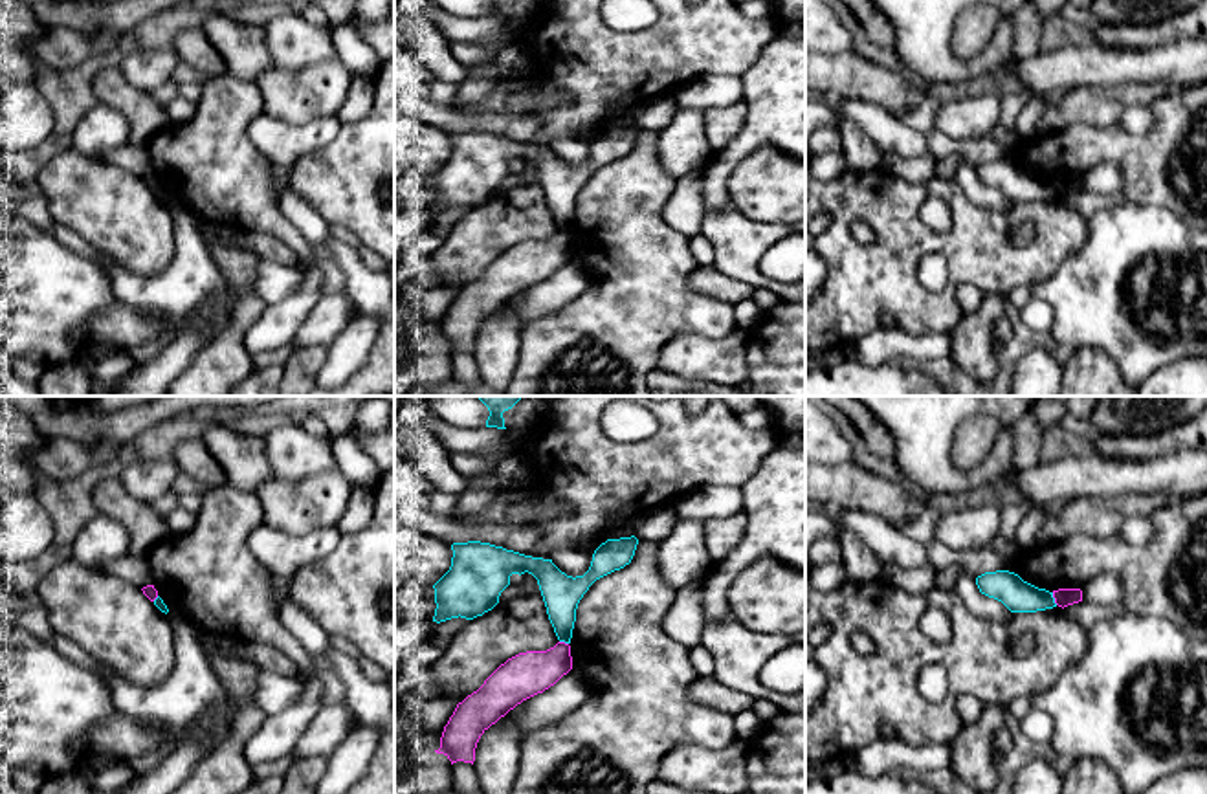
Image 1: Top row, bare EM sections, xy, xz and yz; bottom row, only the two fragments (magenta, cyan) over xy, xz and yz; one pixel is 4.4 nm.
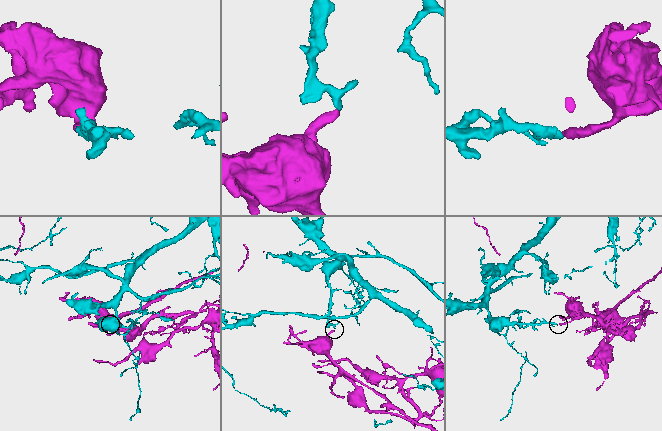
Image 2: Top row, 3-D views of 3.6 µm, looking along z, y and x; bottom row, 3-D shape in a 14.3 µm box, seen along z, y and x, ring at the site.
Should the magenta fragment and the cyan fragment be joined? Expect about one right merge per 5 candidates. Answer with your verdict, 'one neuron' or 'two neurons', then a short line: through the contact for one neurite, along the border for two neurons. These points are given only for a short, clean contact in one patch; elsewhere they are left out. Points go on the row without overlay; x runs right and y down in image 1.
two neurons; line yz (1051, 182), (1057, 193)

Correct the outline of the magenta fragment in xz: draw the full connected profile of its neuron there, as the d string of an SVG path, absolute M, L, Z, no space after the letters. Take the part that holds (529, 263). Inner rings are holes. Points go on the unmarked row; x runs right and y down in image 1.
M570 235L526 240L501 253L484 273L457 293L444 315L440 337L451 354L475 350L481 325L523 290L543 282L572 259Z

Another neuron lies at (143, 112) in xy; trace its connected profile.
M117 66L99 72L92 86L99 103L127 117L134 145L147 145L154 134L169 125L165 106L154 99L154 94L130 86Z

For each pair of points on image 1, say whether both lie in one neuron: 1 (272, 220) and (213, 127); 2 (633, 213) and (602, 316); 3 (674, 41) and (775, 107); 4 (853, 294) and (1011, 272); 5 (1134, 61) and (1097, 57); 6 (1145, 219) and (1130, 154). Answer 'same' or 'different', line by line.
1: same
2: same
3: different
4: same
5: same
6: different

